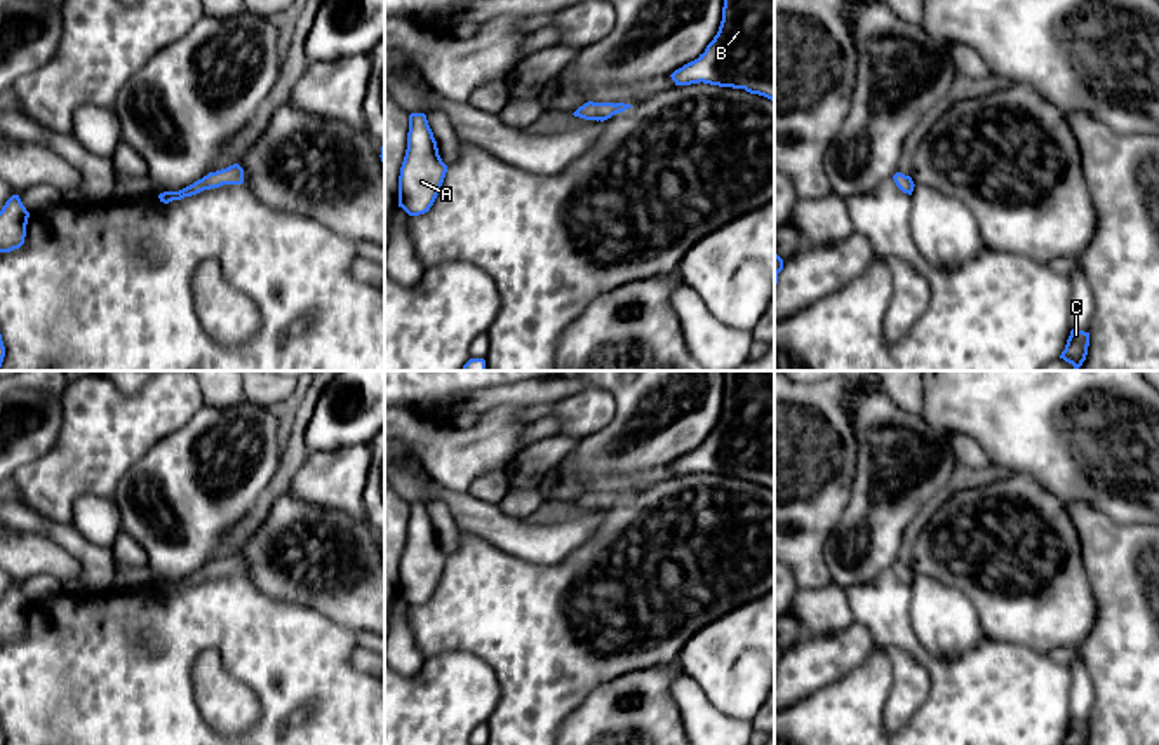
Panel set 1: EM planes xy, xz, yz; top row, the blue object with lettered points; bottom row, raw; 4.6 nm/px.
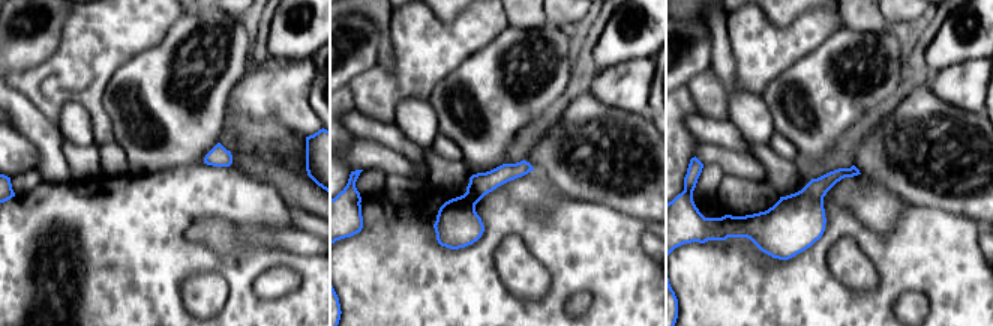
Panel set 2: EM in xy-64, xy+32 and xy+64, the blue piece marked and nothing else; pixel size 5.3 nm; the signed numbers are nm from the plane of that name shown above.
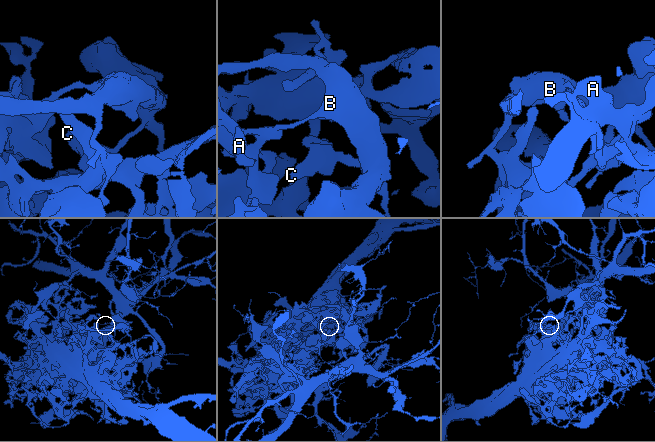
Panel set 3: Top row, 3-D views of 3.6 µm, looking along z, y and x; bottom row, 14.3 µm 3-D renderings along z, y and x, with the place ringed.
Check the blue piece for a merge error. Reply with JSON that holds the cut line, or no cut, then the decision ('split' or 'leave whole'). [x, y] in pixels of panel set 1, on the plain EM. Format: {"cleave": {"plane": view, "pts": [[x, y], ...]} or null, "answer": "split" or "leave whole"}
{"cleave": {"plane": "xy", "pts": [[211, 563], [209, 568], [221, 575]]}, "answer": "split"}

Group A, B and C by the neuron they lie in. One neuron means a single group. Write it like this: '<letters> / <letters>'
A C / B

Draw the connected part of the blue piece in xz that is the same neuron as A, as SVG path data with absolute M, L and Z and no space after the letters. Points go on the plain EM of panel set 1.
M425 503L409 505L407 540L399 566L399 597L409 606L419 606L433 595L447 555L442 552L437 531Z

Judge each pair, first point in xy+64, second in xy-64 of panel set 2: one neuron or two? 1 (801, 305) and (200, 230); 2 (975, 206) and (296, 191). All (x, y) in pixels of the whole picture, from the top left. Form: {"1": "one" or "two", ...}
{"1": "two", "2": "one"}

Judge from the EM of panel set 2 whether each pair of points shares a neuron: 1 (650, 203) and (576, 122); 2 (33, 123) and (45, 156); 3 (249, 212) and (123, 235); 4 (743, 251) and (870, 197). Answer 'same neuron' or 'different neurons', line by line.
1: same neuron
2: same neuron
3: same neuron
4: different neurons

